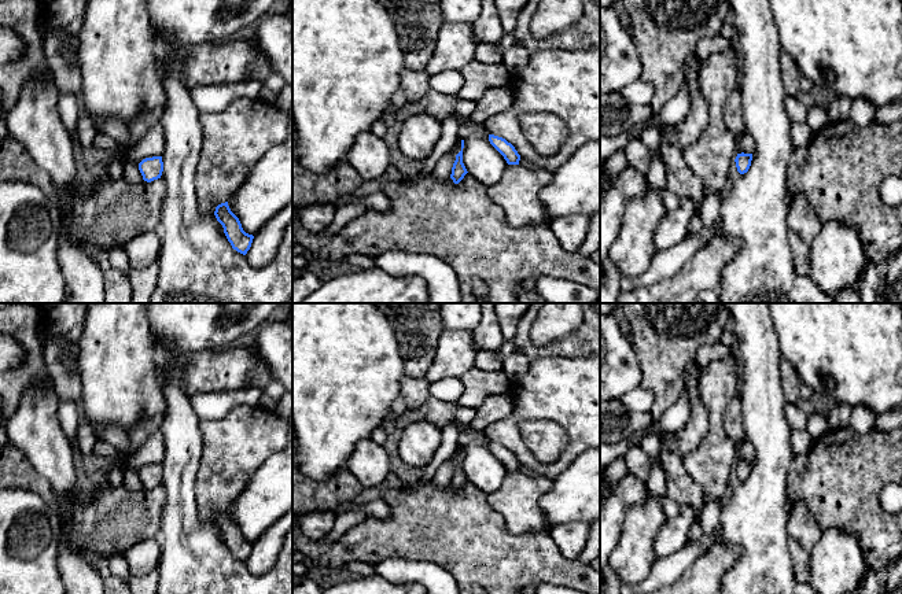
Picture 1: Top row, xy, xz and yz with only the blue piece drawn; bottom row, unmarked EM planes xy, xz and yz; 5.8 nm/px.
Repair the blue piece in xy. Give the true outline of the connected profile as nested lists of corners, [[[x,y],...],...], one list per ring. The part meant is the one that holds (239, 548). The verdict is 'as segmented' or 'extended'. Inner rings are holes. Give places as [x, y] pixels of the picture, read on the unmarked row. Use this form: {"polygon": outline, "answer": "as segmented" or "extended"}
{"polygon": [[[228,509],[218,512],[214,523],[222,532],[224,540],[232,556],[246,562],[251,554],[254,543],[243,538],[239,525],[231,519]]], "answer": "as segmented"}

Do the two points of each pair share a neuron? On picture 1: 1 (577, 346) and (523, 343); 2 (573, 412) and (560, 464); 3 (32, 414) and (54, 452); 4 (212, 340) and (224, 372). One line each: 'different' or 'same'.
1: same
2: same
3: same
4: different

